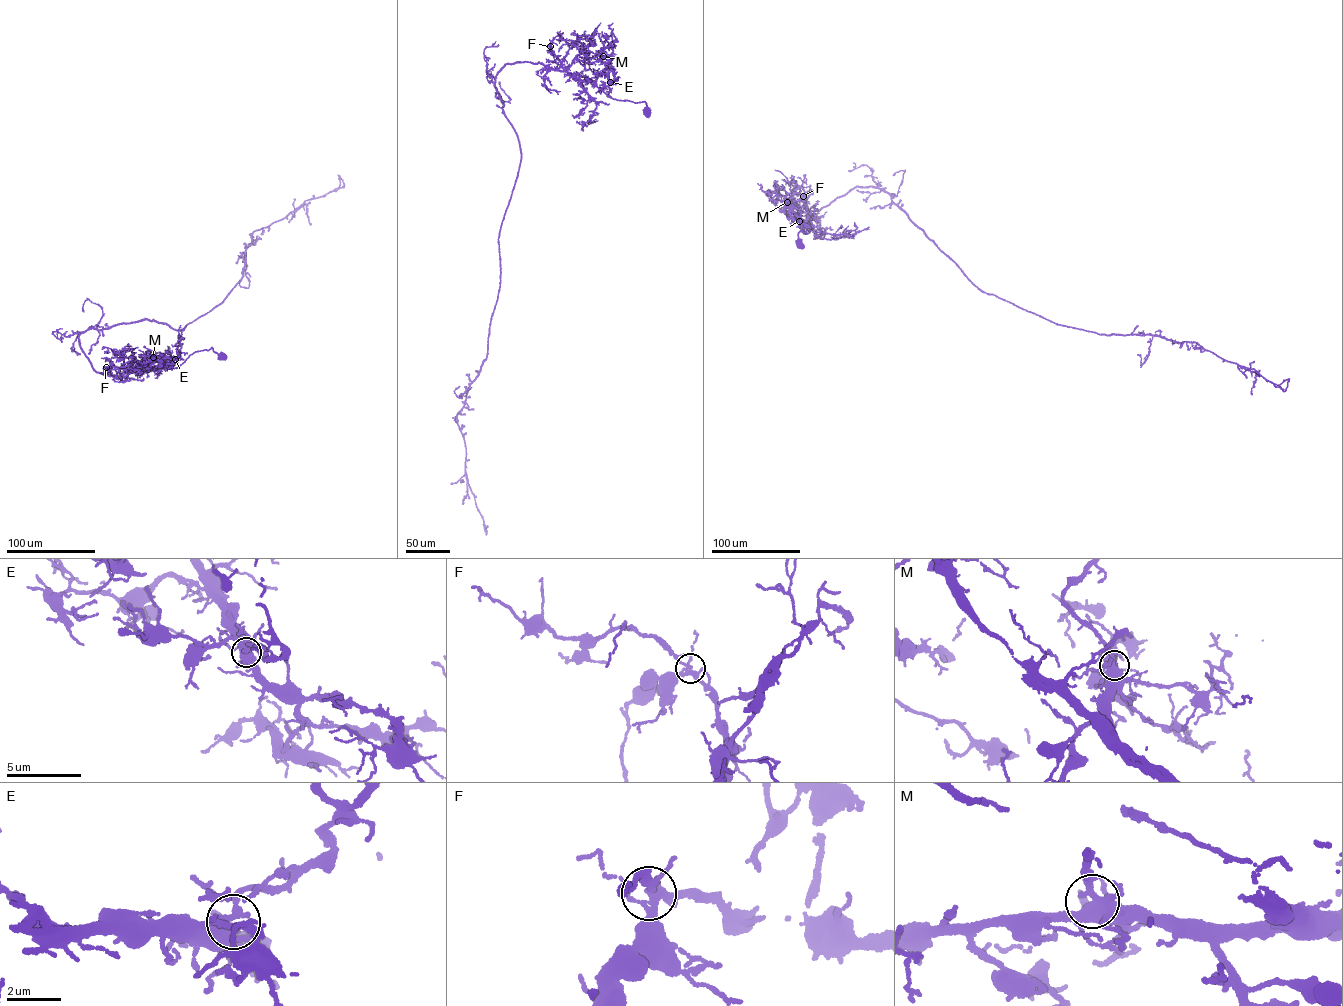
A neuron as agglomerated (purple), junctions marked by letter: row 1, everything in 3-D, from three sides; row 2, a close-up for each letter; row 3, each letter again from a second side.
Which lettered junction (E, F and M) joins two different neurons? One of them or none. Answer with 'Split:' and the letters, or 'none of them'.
Split: none of them

